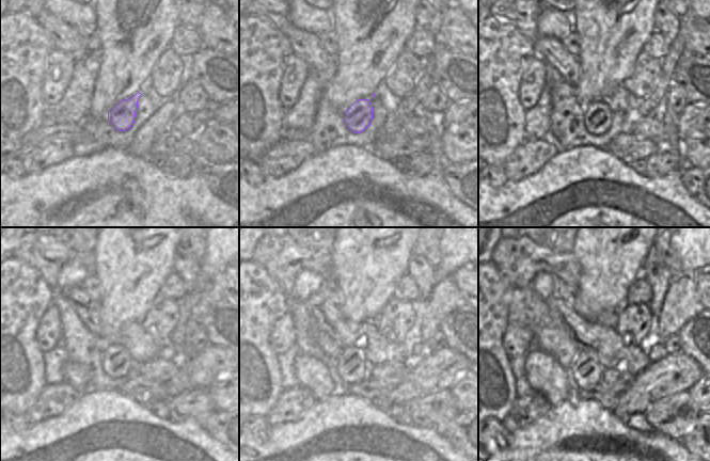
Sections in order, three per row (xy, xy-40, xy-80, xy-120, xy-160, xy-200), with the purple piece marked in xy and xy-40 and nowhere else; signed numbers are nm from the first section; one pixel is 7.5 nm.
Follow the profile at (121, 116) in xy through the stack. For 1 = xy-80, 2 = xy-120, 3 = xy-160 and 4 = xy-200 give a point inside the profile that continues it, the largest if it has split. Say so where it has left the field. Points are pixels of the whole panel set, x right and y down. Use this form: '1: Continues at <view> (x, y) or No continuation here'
1: Continues at xy-80 (597, 115)
2: Continues at xy-120 (116, 362)
3: Continues at xy-160 (351, 362)
4: Continues at xy-200 (586, 370).

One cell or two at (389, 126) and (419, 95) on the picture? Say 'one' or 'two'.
one

